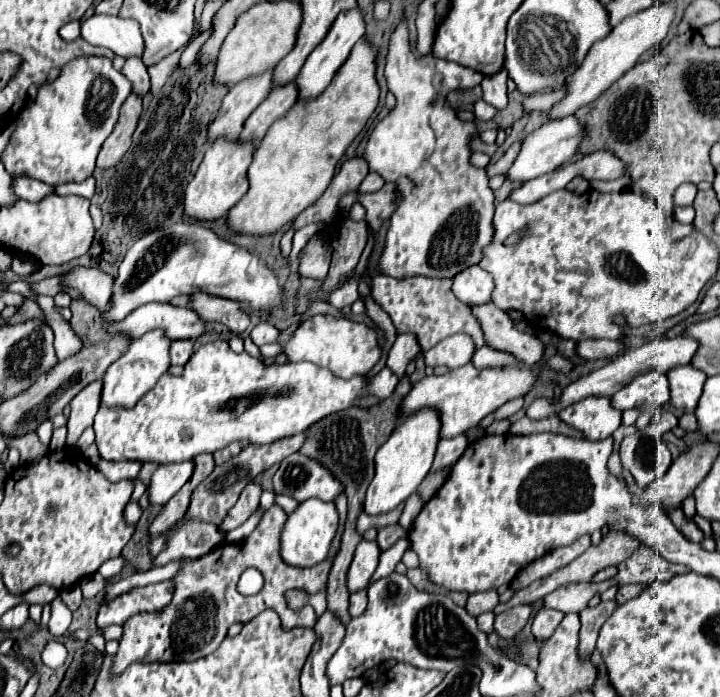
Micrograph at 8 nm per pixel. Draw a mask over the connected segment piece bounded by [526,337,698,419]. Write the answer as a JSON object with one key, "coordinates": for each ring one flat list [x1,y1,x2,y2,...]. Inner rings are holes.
{"coordinates":[[658,337,658,339,652,339,648,343,644,343,642,347,638,349,632,349,620,357,616,357,614,361,610,361,608,365,580,377,578,381,570,383,568,387,564,387,564,391,560,393,558,399,550,399,550,397,538,397,530,403,530,407,526,409,526,417,530,419,544,419,544,417,550,417,550,415,558,415,560,409,568,407,570,403,578,403,580,399,586,399,590,395,600,395,600,397,610,397,612,393,616,393,620,387,624,387,626,383,630,383,636,375,644,373,644,371,650,371,650,369,656,369,660,373,668,373,672,367,676,365,686,365,690,363,690,359,694,357,698,349,698,341,690,339,690,337,674,337,674,339,664,339,664,337]]}

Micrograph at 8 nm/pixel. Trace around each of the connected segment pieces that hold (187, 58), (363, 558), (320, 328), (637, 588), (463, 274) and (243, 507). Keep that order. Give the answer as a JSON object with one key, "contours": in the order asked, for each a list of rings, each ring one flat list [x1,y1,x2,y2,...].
{"contours":[[[212,27,207,29,205,32,201,33,198,37,192,41,185,51,182,53,180,60,179,60,179,67,184,69,190,66,193,61,196,59,198,52,202,45,205,43,205,41,210,37,212,33]],[[360,541,360,545,356,547,356,553,354,553,354,559,352,559,352,565,348,569,348,591,350,593,356,593,356,591,362,591,368,587,368,581,378,565,378,557,380,557,380,549,378,549,378,543,370,543,370,541]],[[316,315,296,327,294,335,284,345,284,353,288,361,310,361,318,367,330,369,334,375,348,379,352,375,368,373,380,361,382,347,378,343,378,333,374,327,348,319,334,319,330,315]],[[640,583,622,585,622,587,618,587,618,595,616,595,616,601,622,605,622,603,626,603,628,599,632,599,632,597,640,595,640,591,642,591,642,585,640,585]],[[480,265,466,267,452,279,454,295,466,305,482,305,490,301,492,293,492,275,488,275]],[[256,481,248,483,248,485,244,487,244,491,240,493,240,499,236,501,236,505,234,505,234,507,230,509,230,513,226,515,226,519,224,519,224,523,220,525,220,529,232,531,232,529,236,529,238,525,242,525,242,523,258,509,258,505,260,505,260,495,262,495,262,487,260,487]]]}

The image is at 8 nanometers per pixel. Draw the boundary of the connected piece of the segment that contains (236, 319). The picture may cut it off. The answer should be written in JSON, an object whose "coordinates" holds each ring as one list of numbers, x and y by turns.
{"coordinates":[[208,293,192,295,192,309,200,315,202,321,224,323,232,333,242,333,250,325,250,315,236,301,220,299]]}

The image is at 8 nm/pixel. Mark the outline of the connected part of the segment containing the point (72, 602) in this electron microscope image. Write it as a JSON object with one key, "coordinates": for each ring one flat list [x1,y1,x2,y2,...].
{"coordinates":[[78,584,64,588,59,593,62,601,68,605,68,608,74,612,78,607,80,606,80,603,82,602,83,596,81,588]]}

